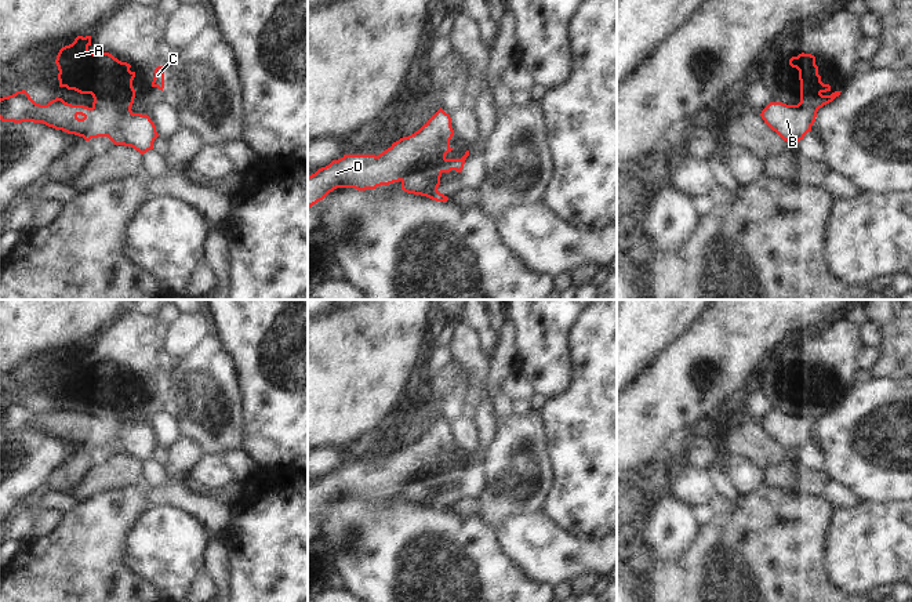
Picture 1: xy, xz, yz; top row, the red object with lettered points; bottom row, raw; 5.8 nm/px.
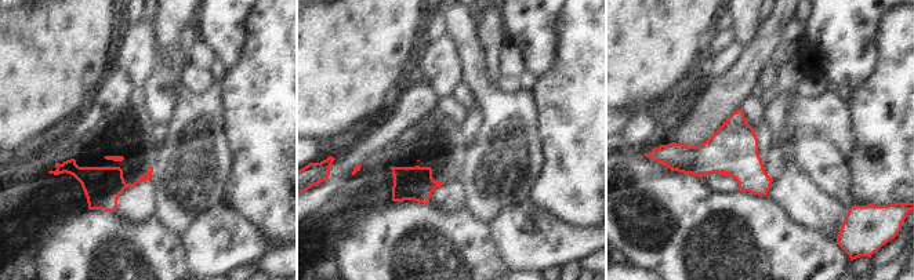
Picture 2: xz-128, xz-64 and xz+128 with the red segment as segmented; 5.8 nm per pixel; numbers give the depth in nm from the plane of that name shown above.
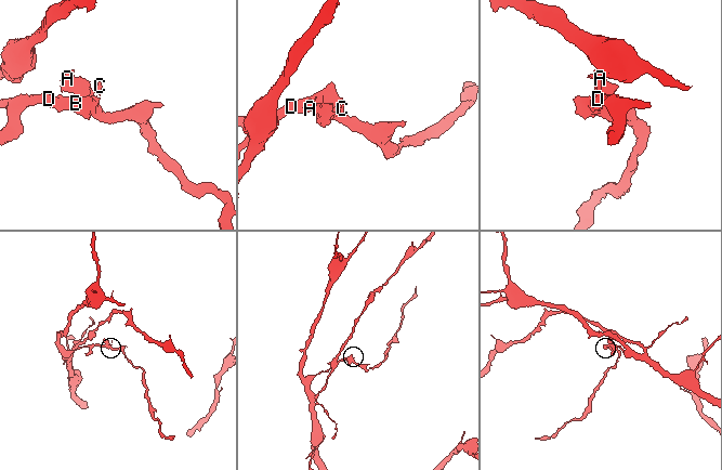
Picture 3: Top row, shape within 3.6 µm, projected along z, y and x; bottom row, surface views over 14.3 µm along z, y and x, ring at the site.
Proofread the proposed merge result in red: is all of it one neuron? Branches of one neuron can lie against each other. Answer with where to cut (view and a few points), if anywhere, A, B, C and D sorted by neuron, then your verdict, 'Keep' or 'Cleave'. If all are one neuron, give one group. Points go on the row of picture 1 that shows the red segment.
Split along xz (449, 147), (431, 162), (420, 163), (402, 181). Groups: A C / B D. Cleave

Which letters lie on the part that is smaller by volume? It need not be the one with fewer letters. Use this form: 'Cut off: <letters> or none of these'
Cut off: A, C

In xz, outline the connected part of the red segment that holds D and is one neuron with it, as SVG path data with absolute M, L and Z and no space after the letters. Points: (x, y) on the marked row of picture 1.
M442 108L414 134L375 155L344 155L308 177L308 207L337 188L375 189L403 181L419 164L432 163L450 148L451 117Z

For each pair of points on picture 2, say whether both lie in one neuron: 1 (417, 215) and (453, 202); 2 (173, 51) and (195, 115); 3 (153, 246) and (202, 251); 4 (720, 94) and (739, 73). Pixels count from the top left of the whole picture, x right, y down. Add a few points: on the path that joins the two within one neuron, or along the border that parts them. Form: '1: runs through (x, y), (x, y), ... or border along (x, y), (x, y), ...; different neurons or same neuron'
1: border along (430, 203), (446, 211), (463, 208); different neurons
2: border along (182, 86), (177, 91), (177, 104), (171, 117); different neurons
3: border along (181, 240), (188, 265); different neurons
4: runs through (725, 88), (735, 79); same neuron

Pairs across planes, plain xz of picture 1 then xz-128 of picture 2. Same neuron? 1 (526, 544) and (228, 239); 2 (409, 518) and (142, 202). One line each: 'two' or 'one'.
1: one
2: two

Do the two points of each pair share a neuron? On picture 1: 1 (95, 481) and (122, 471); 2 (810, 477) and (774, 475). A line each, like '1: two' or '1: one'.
1: one
2: one

